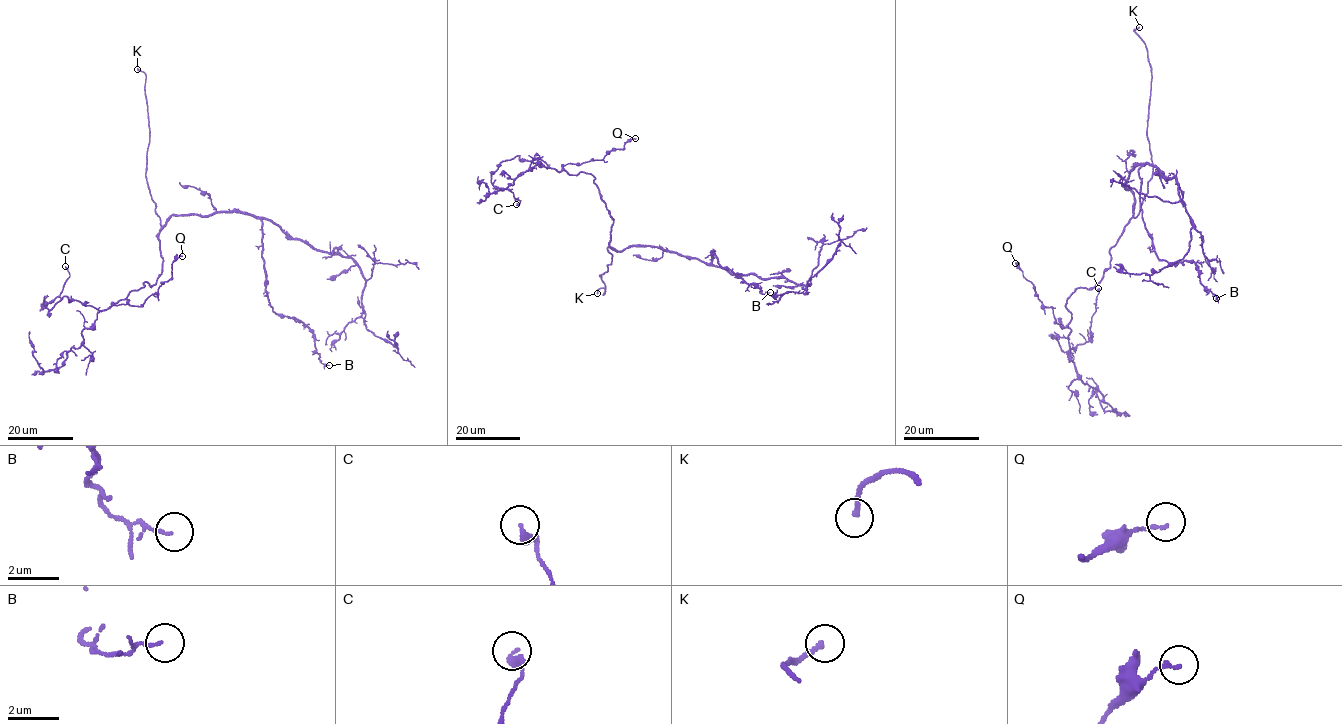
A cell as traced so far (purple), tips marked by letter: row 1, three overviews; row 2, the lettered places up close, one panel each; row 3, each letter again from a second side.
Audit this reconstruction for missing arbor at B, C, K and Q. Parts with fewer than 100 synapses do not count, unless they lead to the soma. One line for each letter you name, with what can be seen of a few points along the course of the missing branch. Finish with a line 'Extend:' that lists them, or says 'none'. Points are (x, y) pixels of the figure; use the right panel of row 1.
Extend: K

